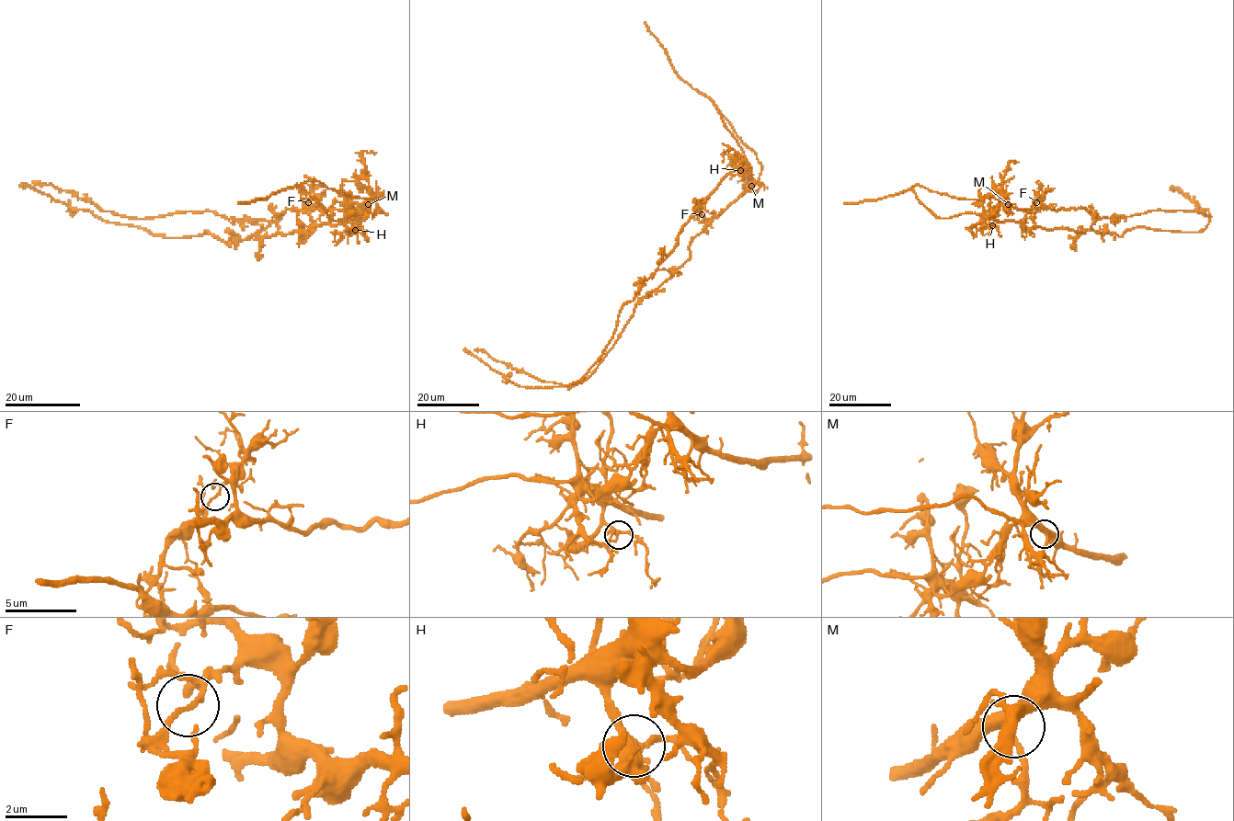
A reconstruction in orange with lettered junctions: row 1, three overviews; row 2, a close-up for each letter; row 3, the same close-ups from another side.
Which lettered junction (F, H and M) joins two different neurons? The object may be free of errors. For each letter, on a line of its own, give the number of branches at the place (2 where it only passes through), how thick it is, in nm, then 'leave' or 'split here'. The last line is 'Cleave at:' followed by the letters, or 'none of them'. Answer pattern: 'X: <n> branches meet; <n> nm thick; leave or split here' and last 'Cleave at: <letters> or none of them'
F: 3 branches meet; 120 nm thick; split here
H: 3 branches meet; 220 nm thick; leave
M: 3 branches meet; 360 nm thick; leave
Cleave at: F

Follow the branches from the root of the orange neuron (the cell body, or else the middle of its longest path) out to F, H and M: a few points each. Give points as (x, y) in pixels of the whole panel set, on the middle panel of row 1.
F: (689, 245), (711, 222), (702, 214)
H: (689, 245), (711, 222), (699, 211), (707, 197), (727, 175), (737, 167), (740, 170)
M: (689, 245), (714, 218), (751, 186)

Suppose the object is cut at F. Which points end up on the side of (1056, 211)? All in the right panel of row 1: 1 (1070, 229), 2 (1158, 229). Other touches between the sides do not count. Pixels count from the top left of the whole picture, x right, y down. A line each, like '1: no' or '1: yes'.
1: no
2: no

